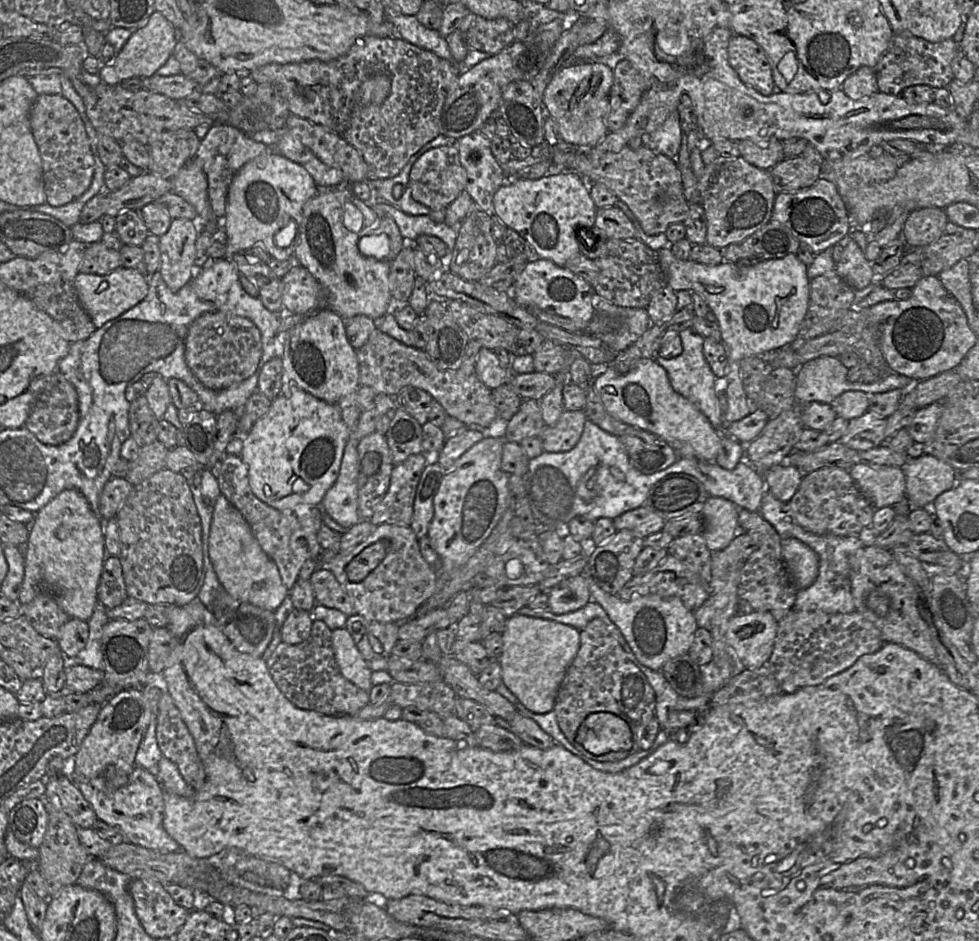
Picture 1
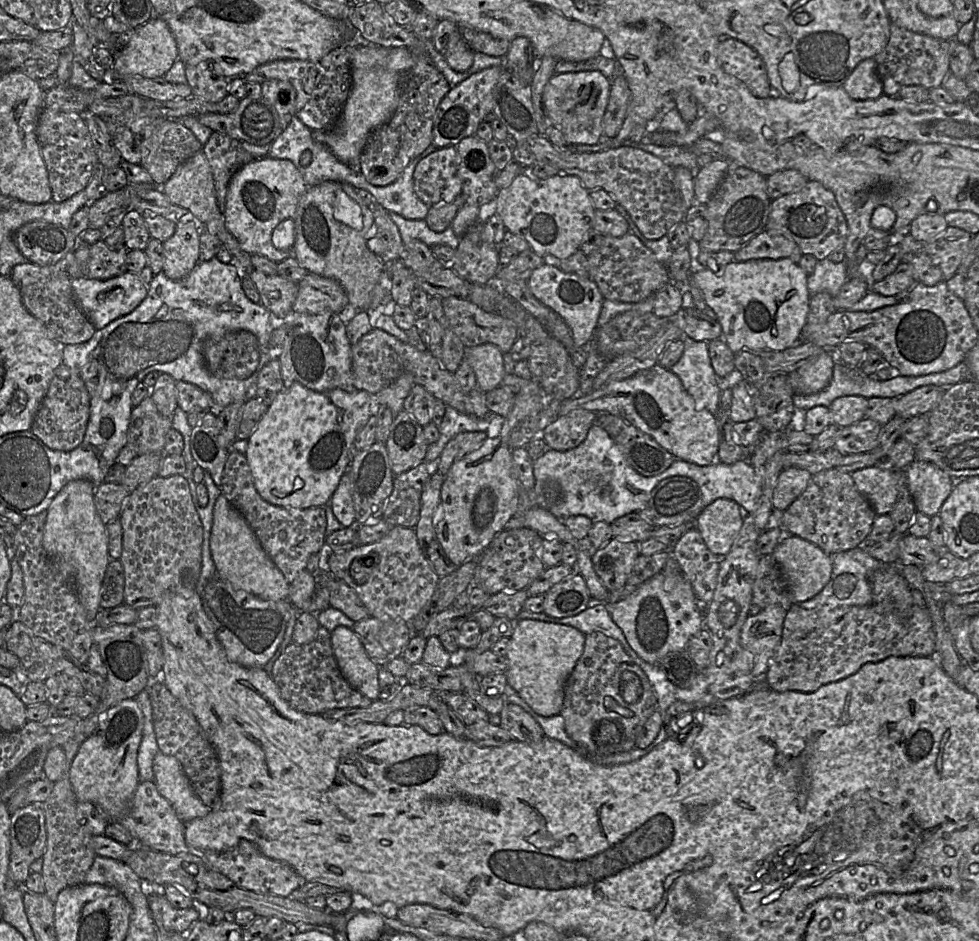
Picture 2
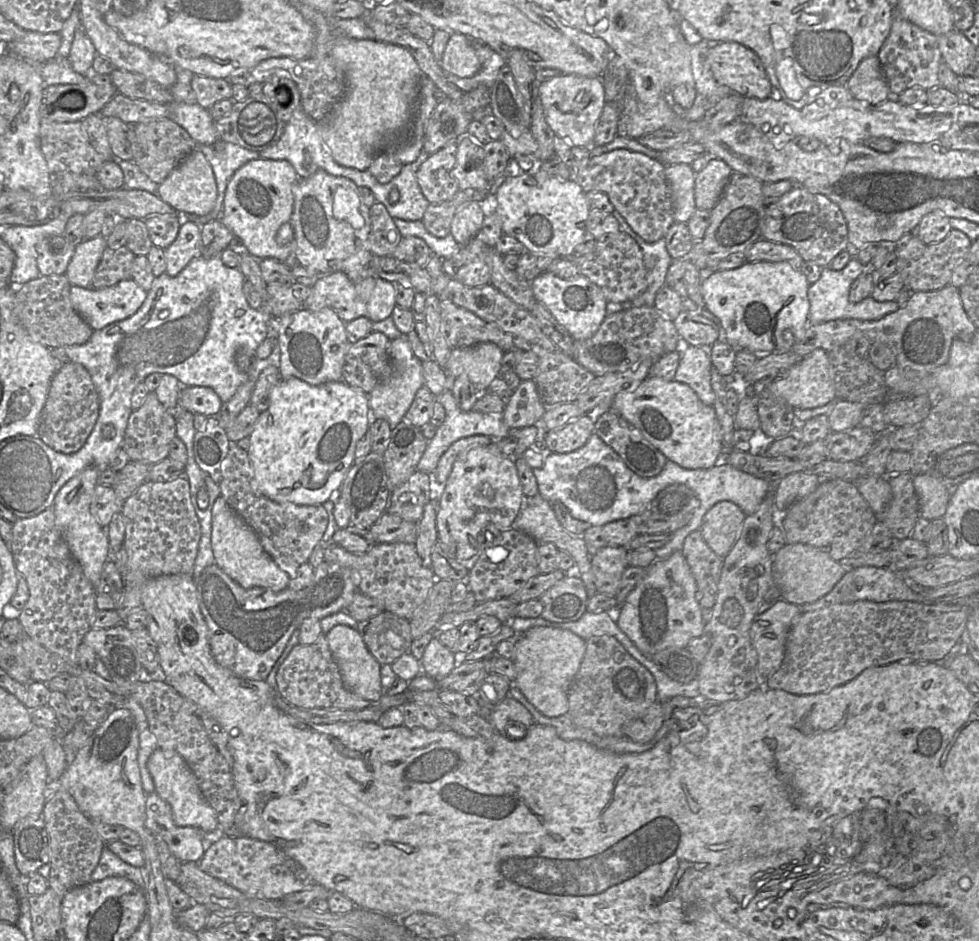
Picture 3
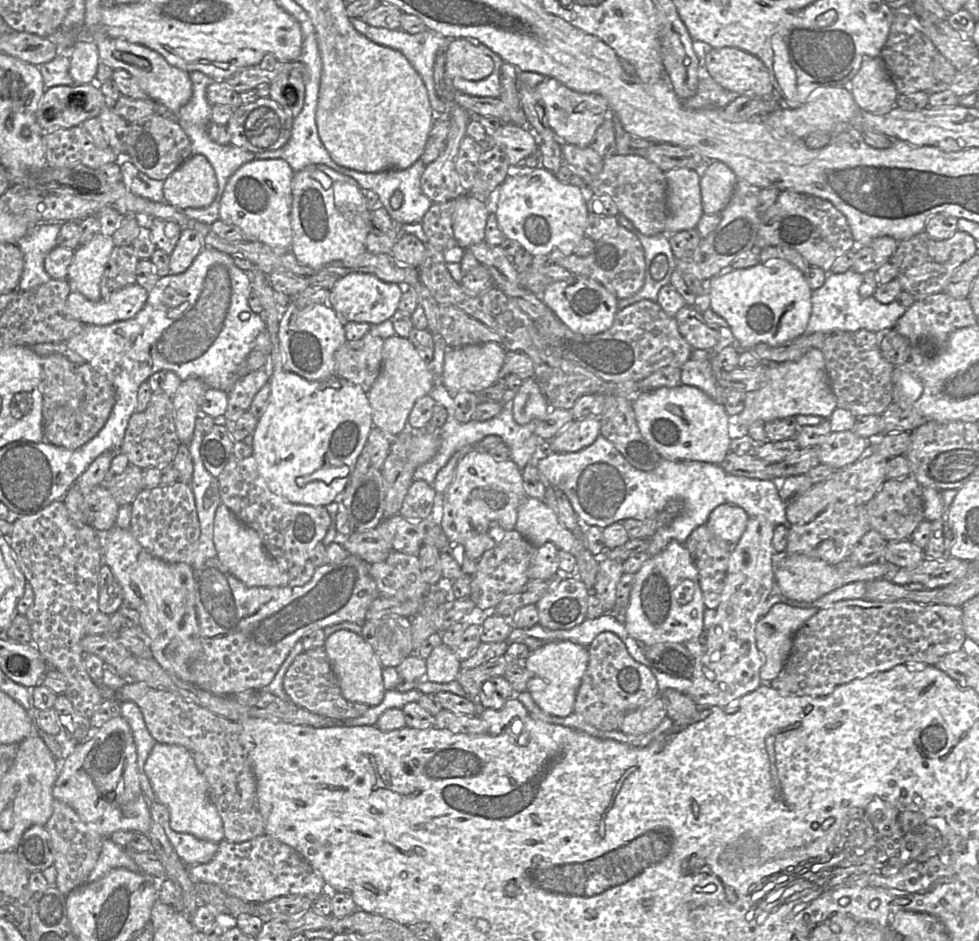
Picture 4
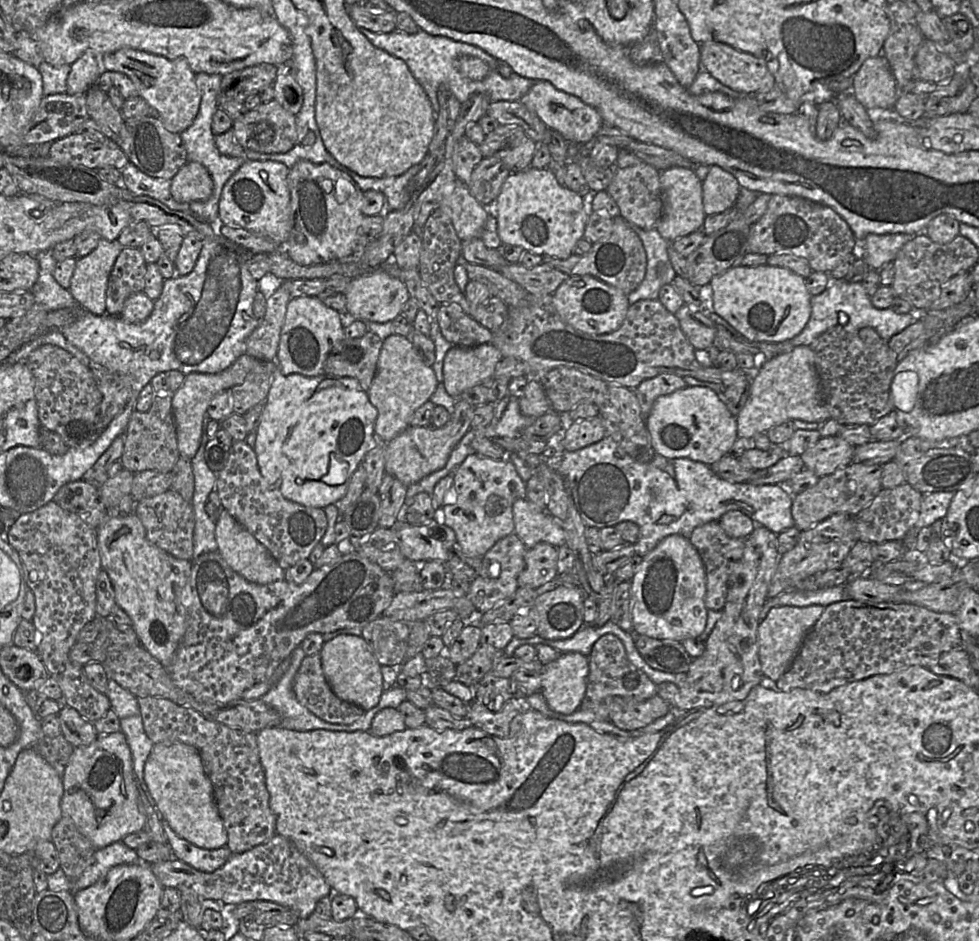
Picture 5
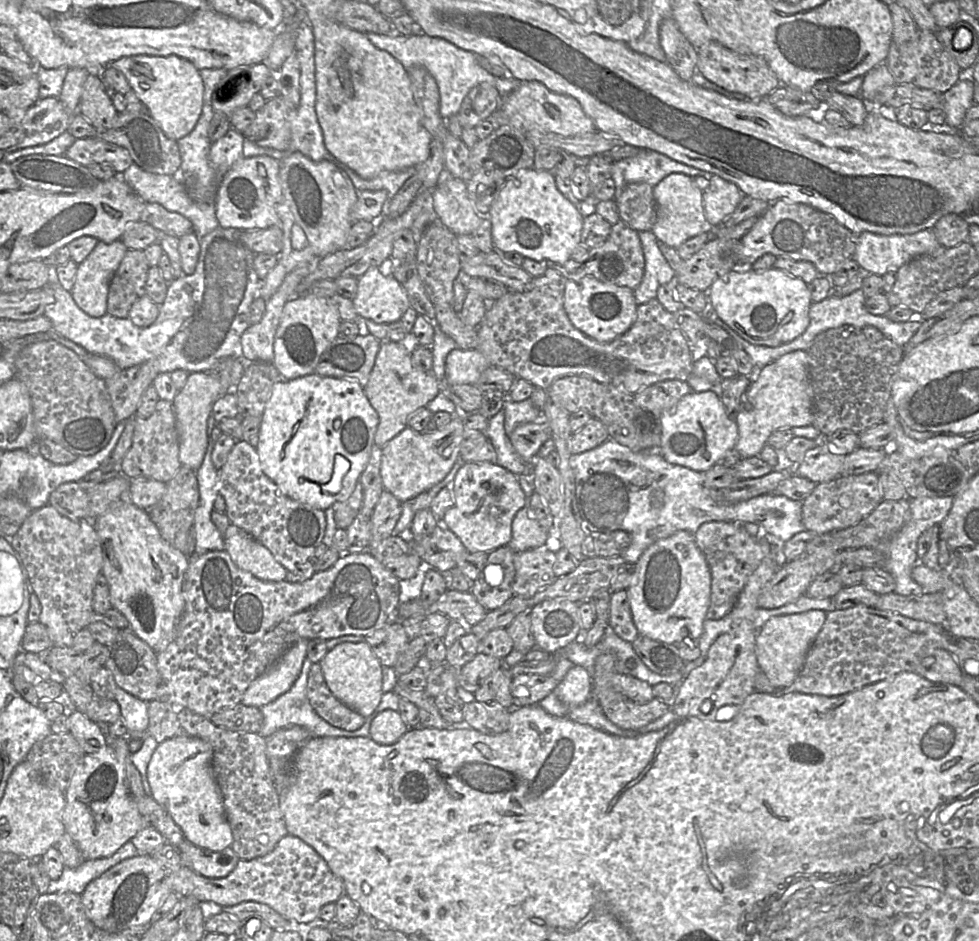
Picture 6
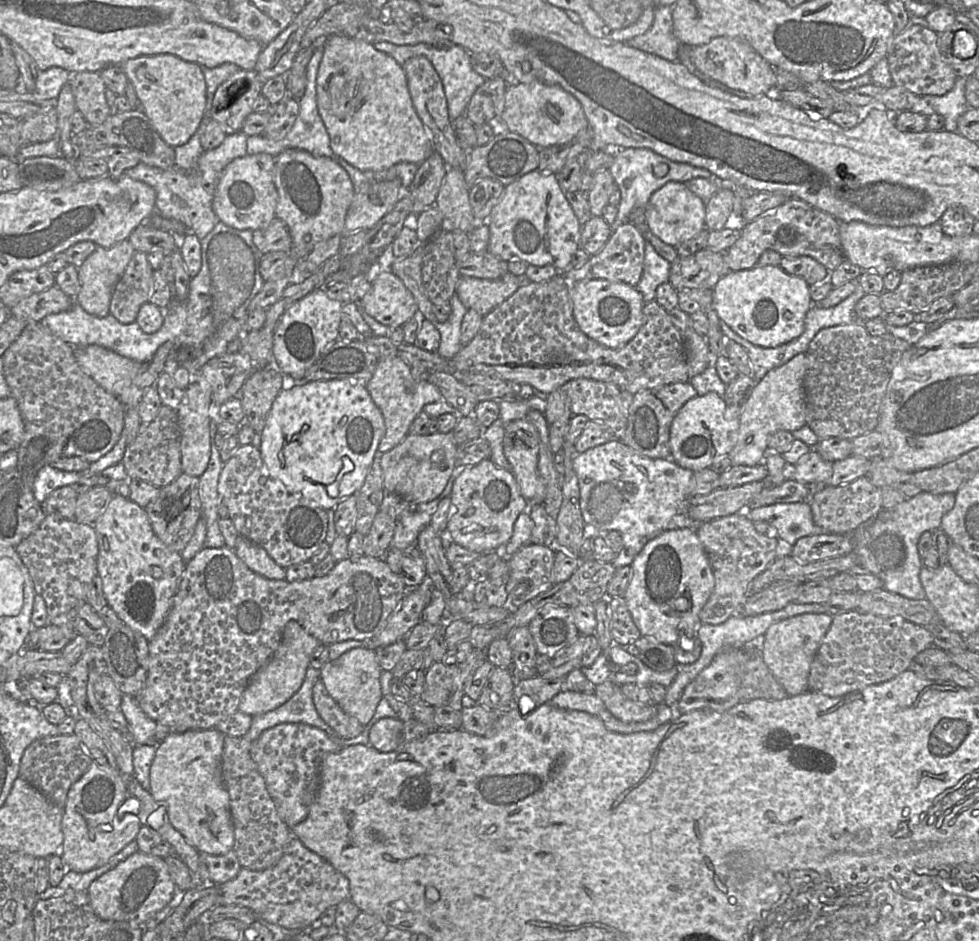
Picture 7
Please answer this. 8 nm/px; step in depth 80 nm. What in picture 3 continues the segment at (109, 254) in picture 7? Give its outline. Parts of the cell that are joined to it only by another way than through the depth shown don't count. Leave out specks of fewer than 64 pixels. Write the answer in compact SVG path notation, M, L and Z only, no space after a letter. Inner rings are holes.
M102 235L84 239L76 246L66 271L71 285L93 288L94 274L106 247L106 238Z

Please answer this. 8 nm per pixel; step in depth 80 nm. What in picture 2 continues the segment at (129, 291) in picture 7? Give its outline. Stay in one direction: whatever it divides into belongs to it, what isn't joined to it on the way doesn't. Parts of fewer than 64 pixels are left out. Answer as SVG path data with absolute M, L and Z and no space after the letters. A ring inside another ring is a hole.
M103 240L89 246L89 258L83 265L83 276L90 279L107 280L127 271L128 249L111 249Z

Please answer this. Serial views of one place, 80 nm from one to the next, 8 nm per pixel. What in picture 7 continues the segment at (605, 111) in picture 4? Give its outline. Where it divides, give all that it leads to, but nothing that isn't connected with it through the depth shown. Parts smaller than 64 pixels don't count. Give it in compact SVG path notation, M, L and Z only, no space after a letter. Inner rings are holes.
M535 80L507 84L504 110L496 126L521 135L540 149L568 143L580 131L588 129L589 122L581 103L571 93L558 85Z

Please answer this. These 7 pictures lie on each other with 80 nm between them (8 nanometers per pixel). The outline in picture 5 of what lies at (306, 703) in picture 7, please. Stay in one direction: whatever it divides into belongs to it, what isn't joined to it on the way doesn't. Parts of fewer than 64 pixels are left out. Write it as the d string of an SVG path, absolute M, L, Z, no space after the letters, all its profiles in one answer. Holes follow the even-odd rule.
M301 646L295 648L290 654L288 669L261 699L279 714L281 720L278 727L294 731L346 731L346 724L324 723L297 700L293 691L293 679L305 656L307 655Z

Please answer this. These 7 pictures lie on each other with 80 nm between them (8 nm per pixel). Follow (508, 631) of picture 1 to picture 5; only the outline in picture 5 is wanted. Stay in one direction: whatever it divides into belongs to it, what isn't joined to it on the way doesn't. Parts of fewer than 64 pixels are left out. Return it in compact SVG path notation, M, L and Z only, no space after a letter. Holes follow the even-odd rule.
M562 653L543 667L540 692L549 708L561 714L572 714L583 700L589 672L588 657Z

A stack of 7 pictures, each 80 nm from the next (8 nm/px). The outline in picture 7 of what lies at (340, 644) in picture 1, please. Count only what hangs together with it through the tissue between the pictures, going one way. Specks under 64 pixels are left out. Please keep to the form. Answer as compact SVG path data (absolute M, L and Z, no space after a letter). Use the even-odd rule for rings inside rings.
M363 647L351 649L339 658L327 661L320 673L320 678L332 698L347 714L366 726L383 698L380 682L382 668L375 651Z

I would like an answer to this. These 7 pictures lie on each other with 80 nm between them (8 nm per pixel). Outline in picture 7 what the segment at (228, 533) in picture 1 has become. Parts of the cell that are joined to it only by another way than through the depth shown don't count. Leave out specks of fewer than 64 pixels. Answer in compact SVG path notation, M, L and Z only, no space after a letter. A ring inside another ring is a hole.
M238 536L235 554L253 572L273 580L284 580L286 571L280 567L266 552L266 550L243 536Z

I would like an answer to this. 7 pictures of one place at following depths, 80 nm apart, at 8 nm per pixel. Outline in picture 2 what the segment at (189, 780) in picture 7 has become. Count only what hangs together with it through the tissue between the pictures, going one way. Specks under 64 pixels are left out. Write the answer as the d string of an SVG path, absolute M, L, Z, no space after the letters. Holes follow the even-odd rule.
M161 751L153 760L154 783L183 823L206 816L210 808L195 794L177 758Z

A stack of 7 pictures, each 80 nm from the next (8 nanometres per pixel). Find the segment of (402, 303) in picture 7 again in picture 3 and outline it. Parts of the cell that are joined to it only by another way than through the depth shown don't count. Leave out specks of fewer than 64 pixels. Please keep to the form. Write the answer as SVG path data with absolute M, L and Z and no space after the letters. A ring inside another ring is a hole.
M343 272L320 275L311 287L311 294L304 303L304 308L311 311L331 308L345 323L359 317L366 317L372 322L382 321L392 315L395 306L396 291L393 283L376 276L369 276L354 283Z

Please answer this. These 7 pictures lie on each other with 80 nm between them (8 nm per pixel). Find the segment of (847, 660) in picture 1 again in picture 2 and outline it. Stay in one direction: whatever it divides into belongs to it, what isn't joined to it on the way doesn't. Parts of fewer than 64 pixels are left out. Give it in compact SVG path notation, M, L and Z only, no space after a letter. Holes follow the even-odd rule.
M793 604L785 616L780 645L762 679L766 688L776 692L813 692L856 673L864 664L891 656L935 657L935 643L932 620L925 607L913 605L905 613L880 614L872 605L805 609Z

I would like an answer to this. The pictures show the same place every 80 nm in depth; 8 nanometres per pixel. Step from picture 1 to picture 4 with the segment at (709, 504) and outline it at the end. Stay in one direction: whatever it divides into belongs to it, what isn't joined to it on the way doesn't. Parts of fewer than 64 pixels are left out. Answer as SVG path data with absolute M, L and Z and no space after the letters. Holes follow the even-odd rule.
M721 504L711 512L706 526L718 538L735 545L745 532L749 519L742 508L733 504Z

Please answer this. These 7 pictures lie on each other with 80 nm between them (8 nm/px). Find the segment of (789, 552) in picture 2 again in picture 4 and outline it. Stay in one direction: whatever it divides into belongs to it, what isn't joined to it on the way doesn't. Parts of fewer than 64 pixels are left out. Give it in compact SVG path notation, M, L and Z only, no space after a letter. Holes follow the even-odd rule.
M783 554L779 556L775 564L775 590L790 600L799 602L814 602L833 590L855 581L869 582L875 579L887 578L896 571L892 563L877 561L875 563L853 569L846 573L840 573L835 566L823 560L812 558L803 554Z

